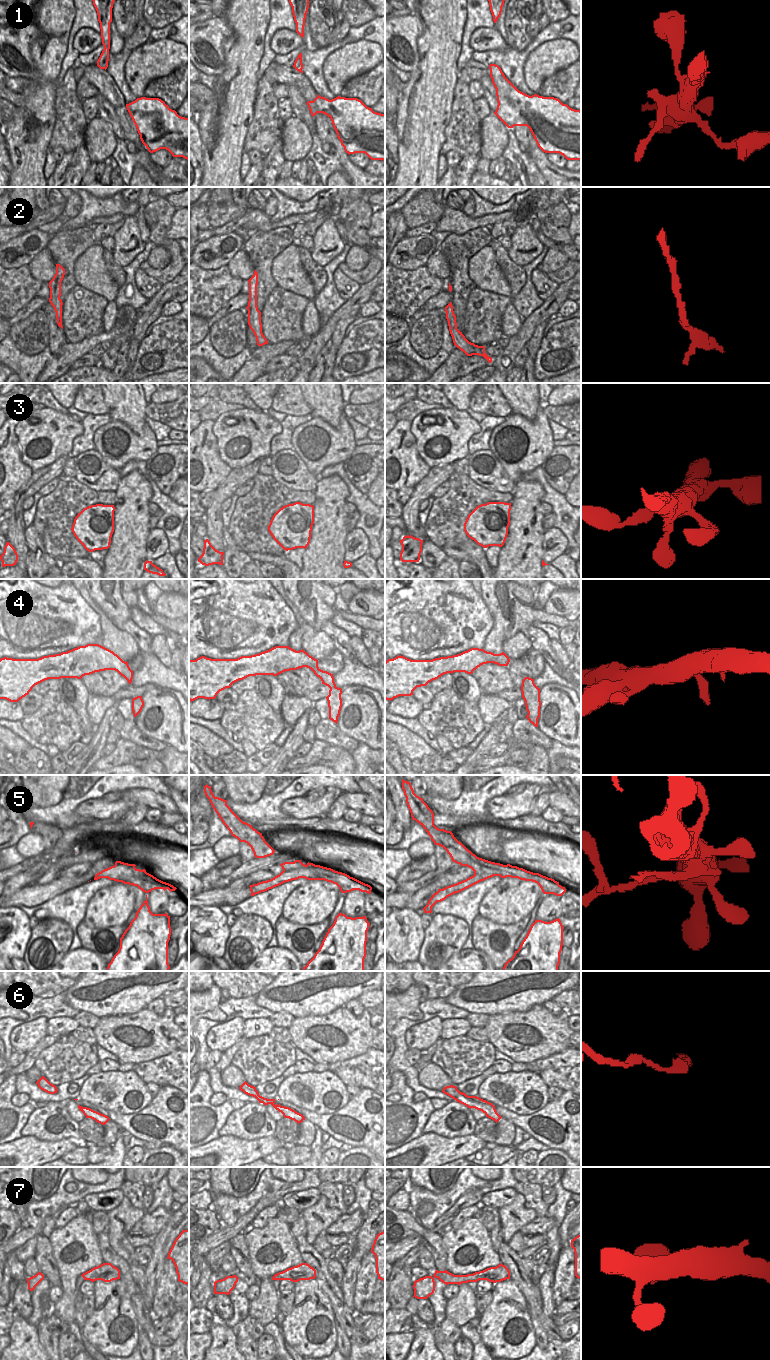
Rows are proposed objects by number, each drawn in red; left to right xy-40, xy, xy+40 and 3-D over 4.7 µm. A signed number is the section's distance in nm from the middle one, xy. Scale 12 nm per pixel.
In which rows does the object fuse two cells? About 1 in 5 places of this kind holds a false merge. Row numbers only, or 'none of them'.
5

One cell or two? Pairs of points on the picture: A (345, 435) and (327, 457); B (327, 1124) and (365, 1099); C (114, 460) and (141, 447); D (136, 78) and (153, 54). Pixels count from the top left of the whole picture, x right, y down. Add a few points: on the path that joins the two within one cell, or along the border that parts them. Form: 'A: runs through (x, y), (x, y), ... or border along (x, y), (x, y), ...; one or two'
A: runs through (340, 440), (328, 452); one
B: runs through (333, 1113), (351, 1113), (354, 1110); one
C: runs through (121, 457), (134, 448); one
D: runs through (139, 72), (149, 60); one

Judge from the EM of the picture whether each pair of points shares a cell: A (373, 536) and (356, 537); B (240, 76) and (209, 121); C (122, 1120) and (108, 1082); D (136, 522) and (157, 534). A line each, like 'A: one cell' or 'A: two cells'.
A: two cells
B: one cell
C: two cells
D: two cells

